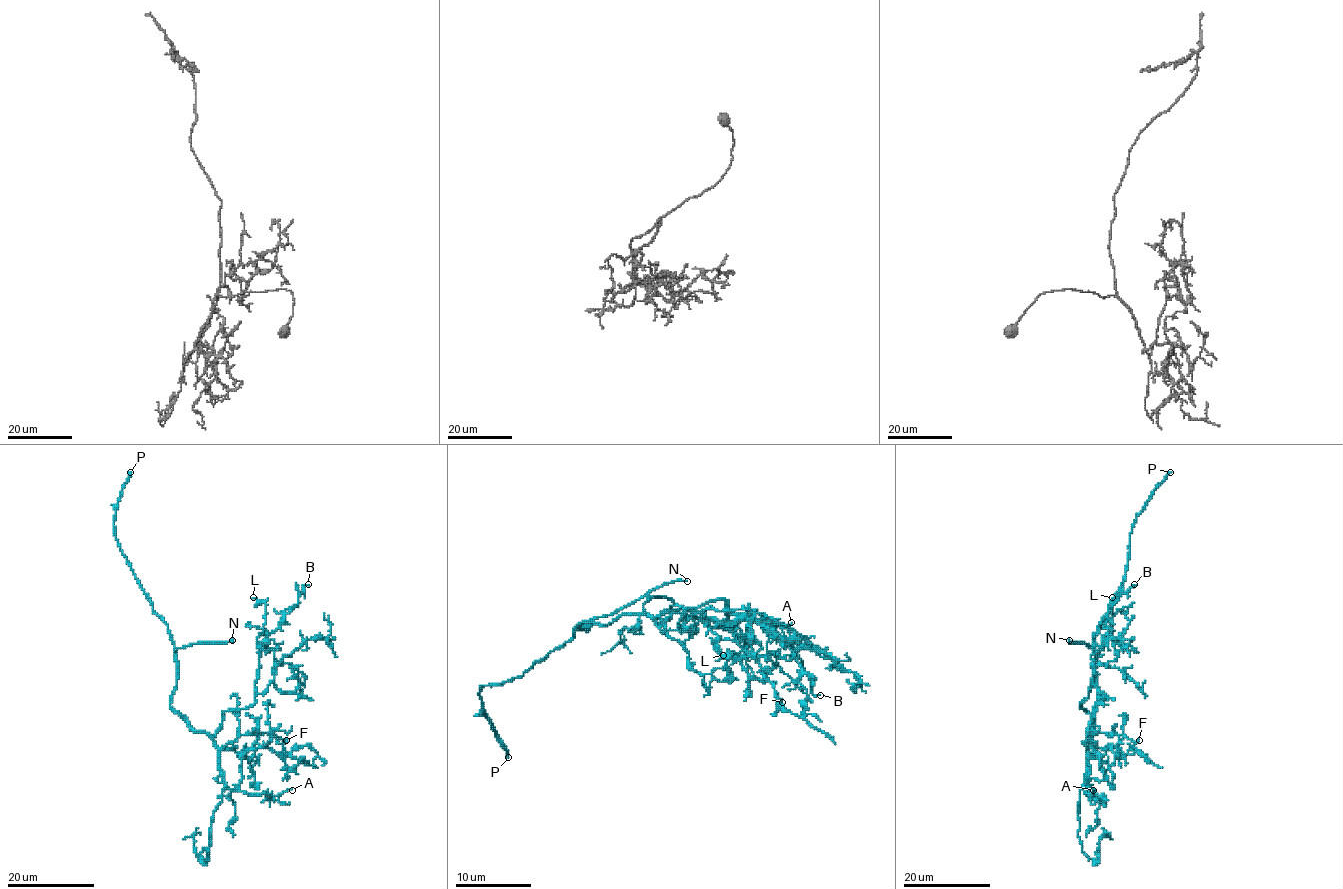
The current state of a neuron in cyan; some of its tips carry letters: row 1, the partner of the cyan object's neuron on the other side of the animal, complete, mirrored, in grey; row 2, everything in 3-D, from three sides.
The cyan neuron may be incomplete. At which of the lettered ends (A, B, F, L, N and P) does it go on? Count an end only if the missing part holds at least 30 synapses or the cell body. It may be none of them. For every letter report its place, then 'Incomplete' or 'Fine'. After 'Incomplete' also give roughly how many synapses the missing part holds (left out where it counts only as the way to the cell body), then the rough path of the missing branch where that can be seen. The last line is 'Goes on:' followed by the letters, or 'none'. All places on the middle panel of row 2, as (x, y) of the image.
A: Place: (791, 622). Fine
B: Place: (820, 695). Fine
F: Place: (782, 702). Fine
L: Place: (723, 655). Fine
N: Place: (687, 581). Incomplete. Course of what is missing: (687, 581), (702, 581), (713, 569), (713, 558), (719, 556), (719, 560)
P: Place: (508, 757). Incomplete. Roughly 70 synapses. Course of what is missing: (508, 757), (493, 782), (504, 803), (498, 828), (487, 835), (478, 835), (468, 830), (459, 858)
Goes on: N, P

